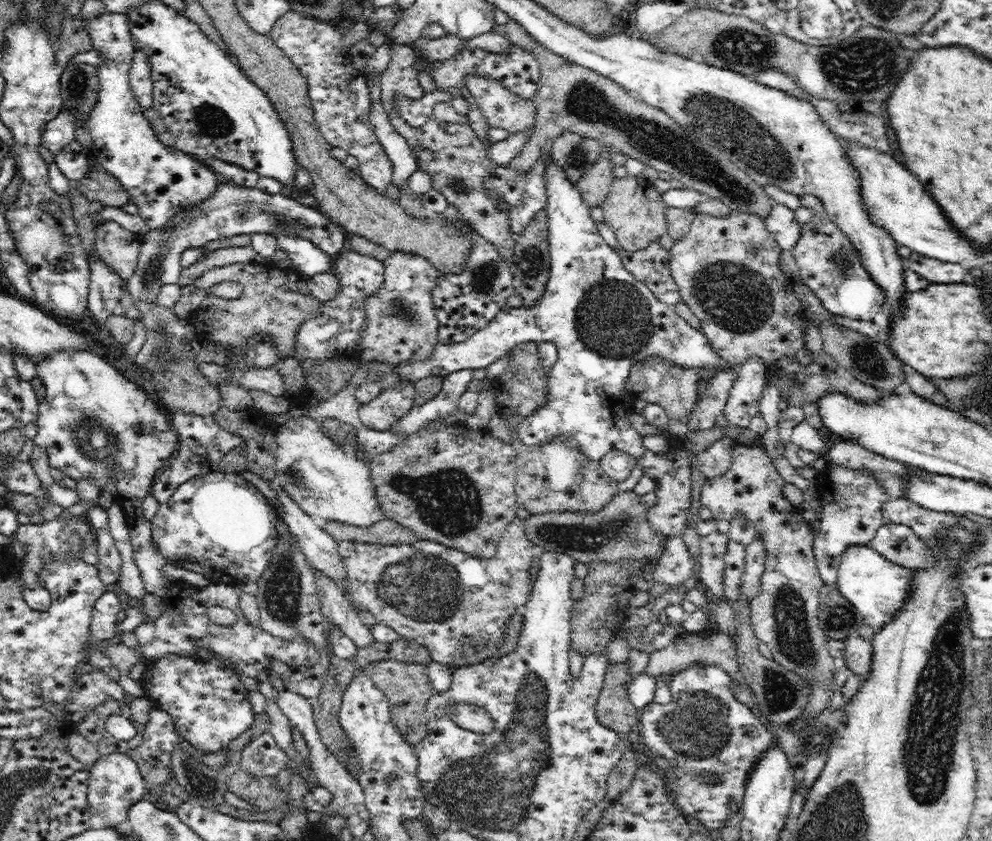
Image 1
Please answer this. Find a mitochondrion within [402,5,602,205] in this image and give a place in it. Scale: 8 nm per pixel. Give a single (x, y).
(578, 157)

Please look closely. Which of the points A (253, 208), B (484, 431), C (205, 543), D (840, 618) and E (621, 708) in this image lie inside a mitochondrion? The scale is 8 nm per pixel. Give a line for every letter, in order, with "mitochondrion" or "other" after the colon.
A: mitochondrion
B: other
C: other
D: mitochondrion
E: other

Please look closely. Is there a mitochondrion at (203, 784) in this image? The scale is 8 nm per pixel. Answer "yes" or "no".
yes

